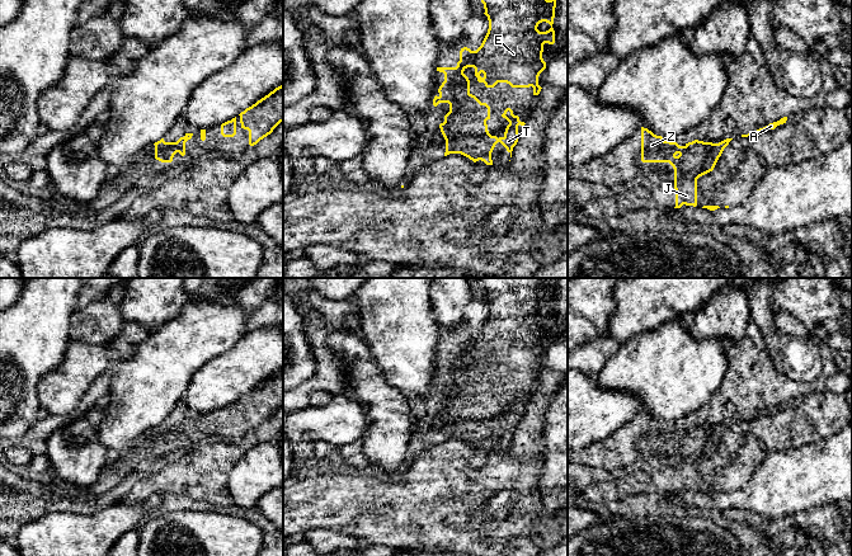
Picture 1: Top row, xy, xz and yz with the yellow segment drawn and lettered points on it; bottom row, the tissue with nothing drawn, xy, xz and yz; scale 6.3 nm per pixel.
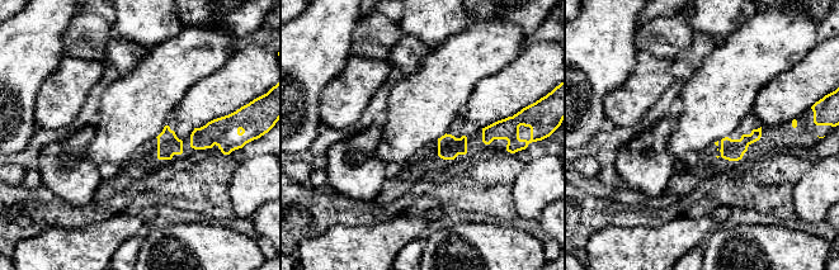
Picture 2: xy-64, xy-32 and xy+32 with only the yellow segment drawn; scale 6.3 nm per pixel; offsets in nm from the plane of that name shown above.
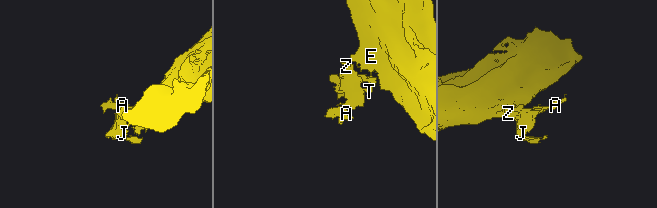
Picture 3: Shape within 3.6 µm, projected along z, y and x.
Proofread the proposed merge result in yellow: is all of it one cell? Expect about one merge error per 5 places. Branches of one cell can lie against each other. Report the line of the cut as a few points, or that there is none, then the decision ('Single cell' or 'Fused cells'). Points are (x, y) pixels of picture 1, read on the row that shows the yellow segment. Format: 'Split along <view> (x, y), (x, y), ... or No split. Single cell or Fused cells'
No split. Single cell

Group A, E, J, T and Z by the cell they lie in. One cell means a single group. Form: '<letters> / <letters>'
A E J T Z

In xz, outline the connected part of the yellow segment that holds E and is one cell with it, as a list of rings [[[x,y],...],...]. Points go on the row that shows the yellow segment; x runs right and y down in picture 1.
[[[481,0],[485,15],[489,20],[488,33],[476,51],[467,47],[461,48],[460,61],[456,67],[437,67],[437,71],[444,74],[444,81],[438,89],[439,95],[434,96],[433,105],[448,103],[449,112],[444,116],[444,122],[439,124],[441,132],[446,140],[444,156],[449,154],[461,154],[474,162],[481,160],[486,165],[493,165],[491,152],[500,142],[510,154],[518,142],[518,126],[524,127],[524,122],[507,108],[502,114],[509,124],[503,137],[491,136],[488,131],[486,121],[490,119],[490,107],[481,103],[470,93],[470,80],[463,74],[467,67],[475,69],[475,76],[479,83],[486,88],[494,88],[498,83],[507,83],[512,88],[533,88],[533,95],[538,95],[541,86],[538,76],[546,69],[542,58],[543,44],[555,43],[555,30],[552,28],[555,18],[556,0]]]

